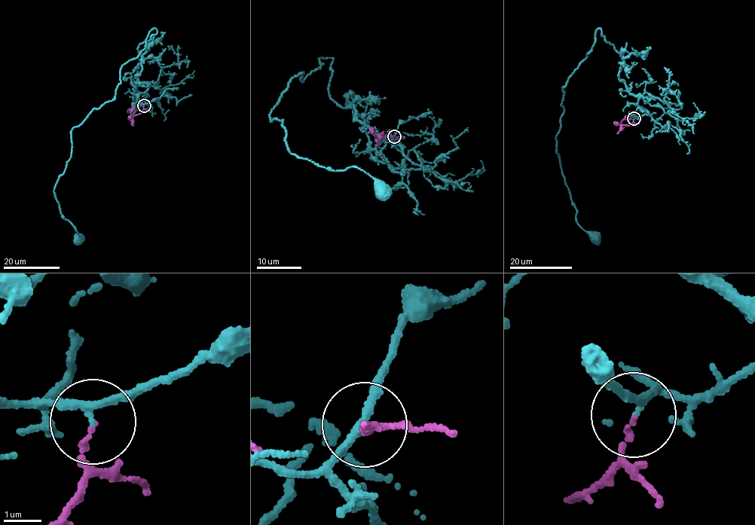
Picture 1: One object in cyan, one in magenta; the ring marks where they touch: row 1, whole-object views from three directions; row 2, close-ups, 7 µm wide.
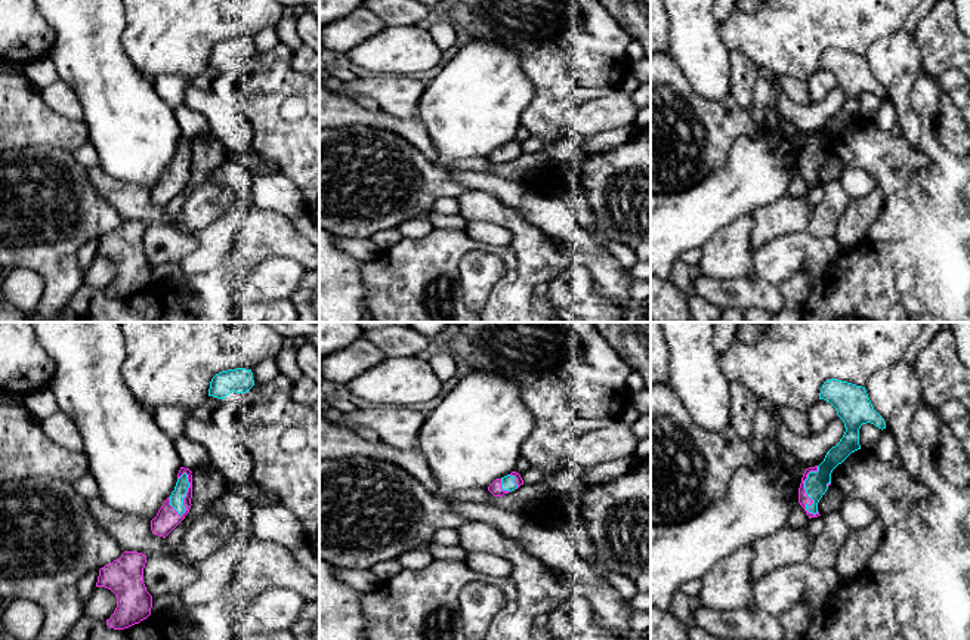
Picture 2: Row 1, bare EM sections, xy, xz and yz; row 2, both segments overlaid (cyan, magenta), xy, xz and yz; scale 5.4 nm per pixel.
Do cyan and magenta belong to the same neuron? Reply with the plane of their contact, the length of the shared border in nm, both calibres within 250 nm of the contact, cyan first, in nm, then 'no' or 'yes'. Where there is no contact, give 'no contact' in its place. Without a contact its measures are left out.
meets cyan in xy; contact 240 nm long; 80 nm thick on the cyan side, 120 nm on the other; yes

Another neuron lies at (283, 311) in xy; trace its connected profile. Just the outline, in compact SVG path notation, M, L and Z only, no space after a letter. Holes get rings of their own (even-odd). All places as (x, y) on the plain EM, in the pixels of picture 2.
M290 300L250 304L244 322L297 322L297 310Z

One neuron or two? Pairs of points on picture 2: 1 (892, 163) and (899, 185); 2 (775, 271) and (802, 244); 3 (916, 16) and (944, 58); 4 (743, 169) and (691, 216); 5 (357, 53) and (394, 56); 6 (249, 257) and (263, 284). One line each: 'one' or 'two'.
1: one
2: one
3: two
4: one
5: one
6: two

